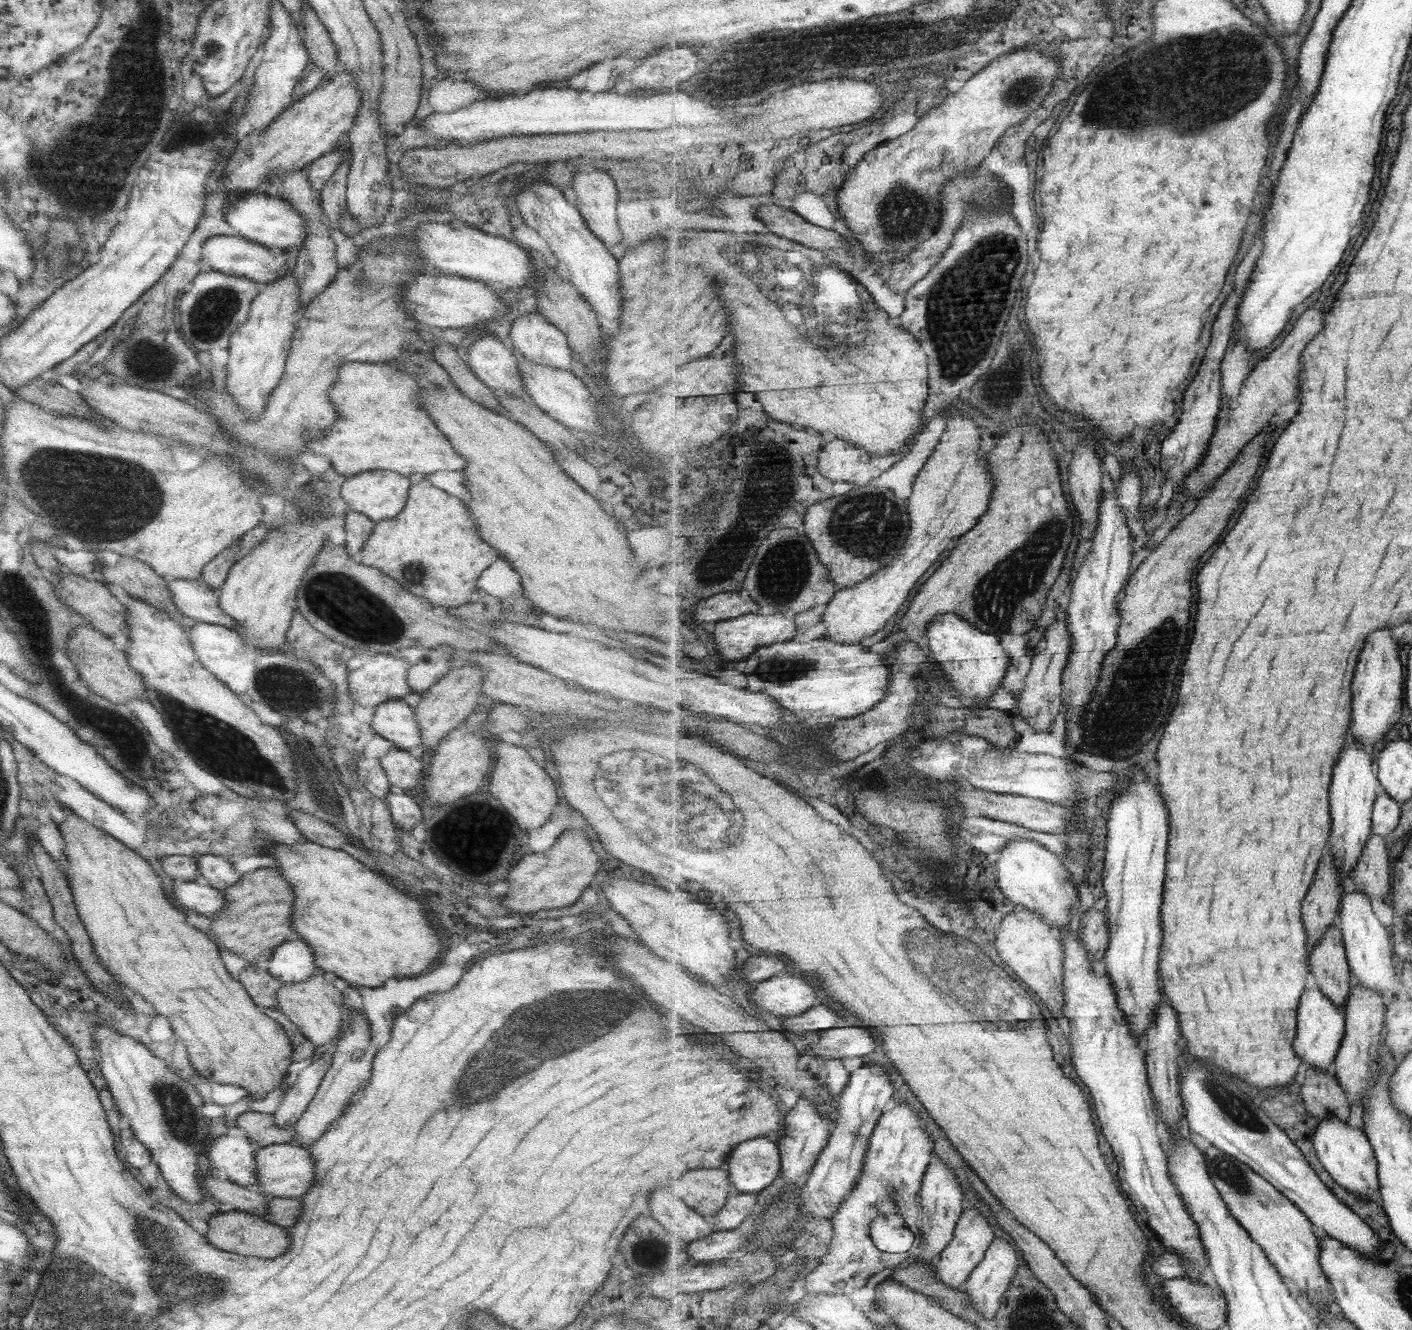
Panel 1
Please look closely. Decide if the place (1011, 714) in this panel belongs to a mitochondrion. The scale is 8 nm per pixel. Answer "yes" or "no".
no

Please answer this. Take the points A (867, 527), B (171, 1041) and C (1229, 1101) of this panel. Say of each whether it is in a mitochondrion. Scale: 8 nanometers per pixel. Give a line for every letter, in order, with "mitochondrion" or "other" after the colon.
A: mitochondrion
B: other
C: mitochondrion

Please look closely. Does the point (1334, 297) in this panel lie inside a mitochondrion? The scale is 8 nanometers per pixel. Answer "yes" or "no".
no

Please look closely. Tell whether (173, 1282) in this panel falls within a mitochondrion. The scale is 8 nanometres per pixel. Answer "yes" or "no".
yes

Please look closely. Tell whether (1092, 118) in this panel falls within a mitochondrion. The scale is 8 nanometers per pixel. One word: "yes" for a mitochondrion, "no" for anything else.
yes

